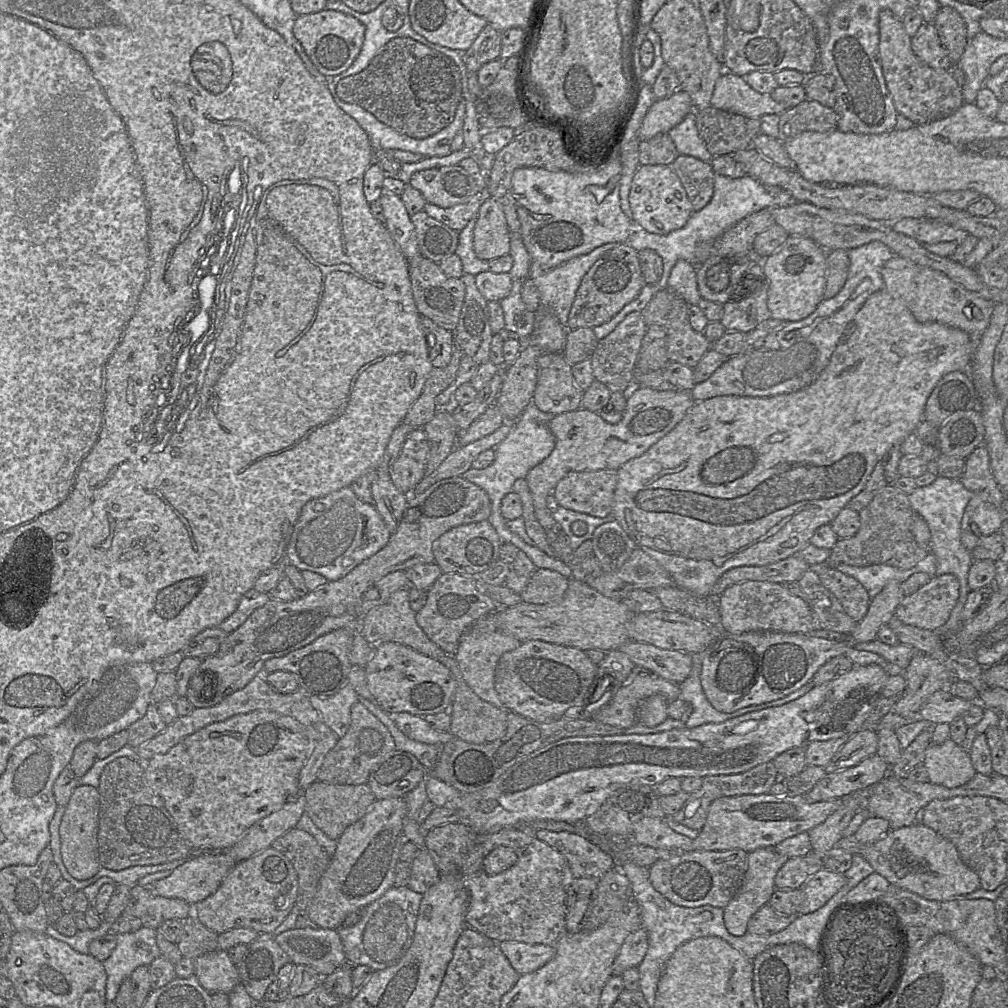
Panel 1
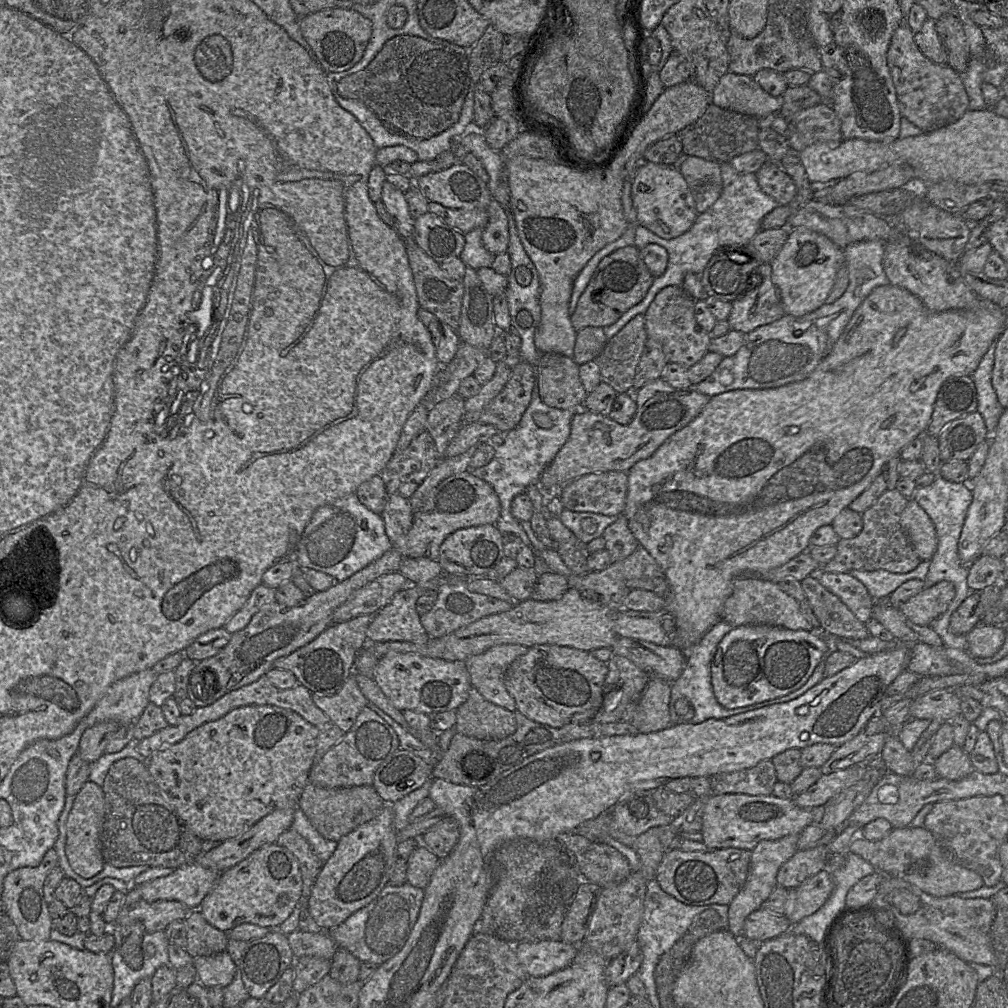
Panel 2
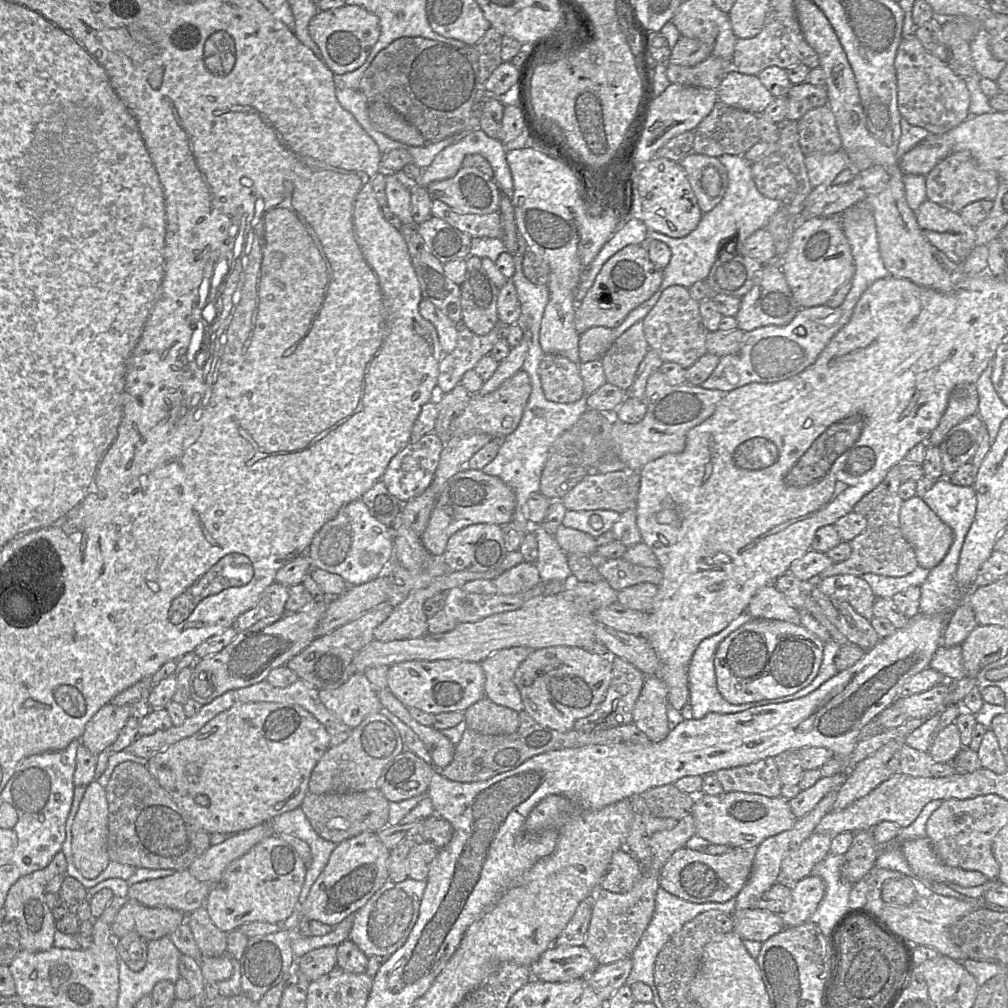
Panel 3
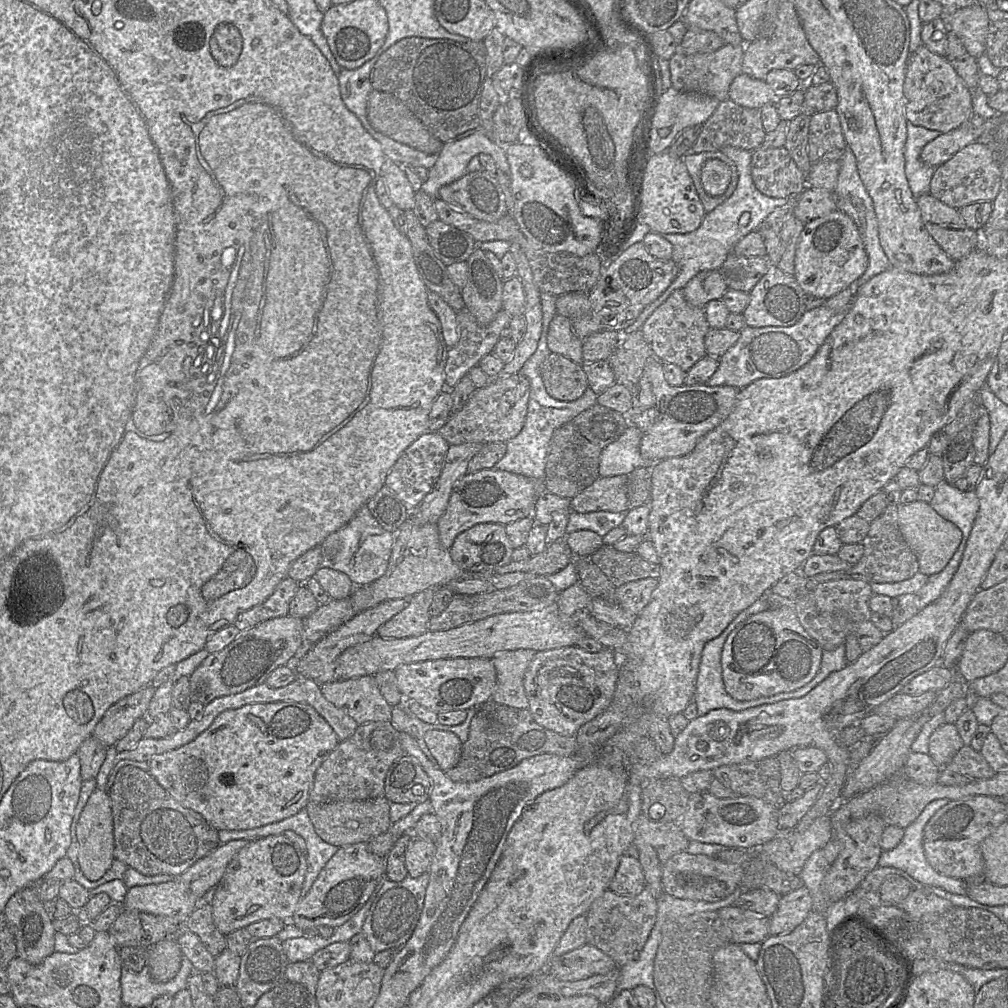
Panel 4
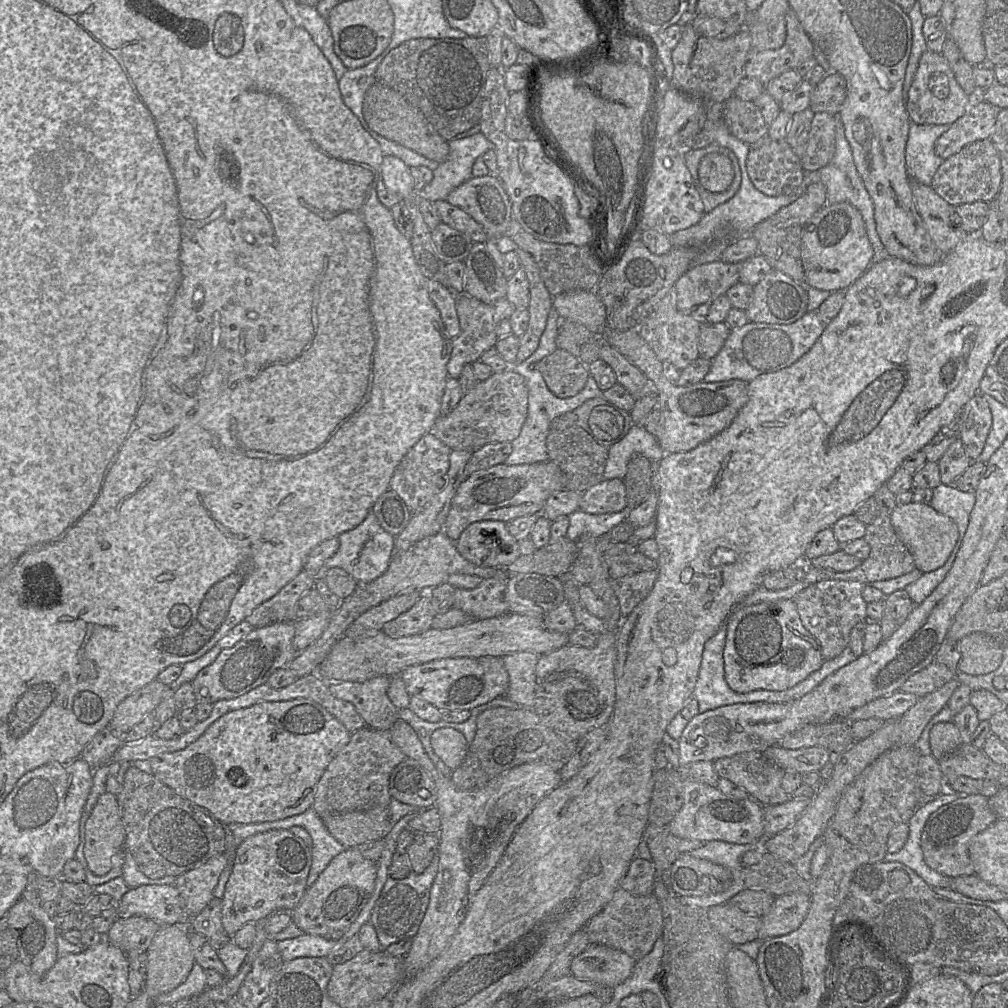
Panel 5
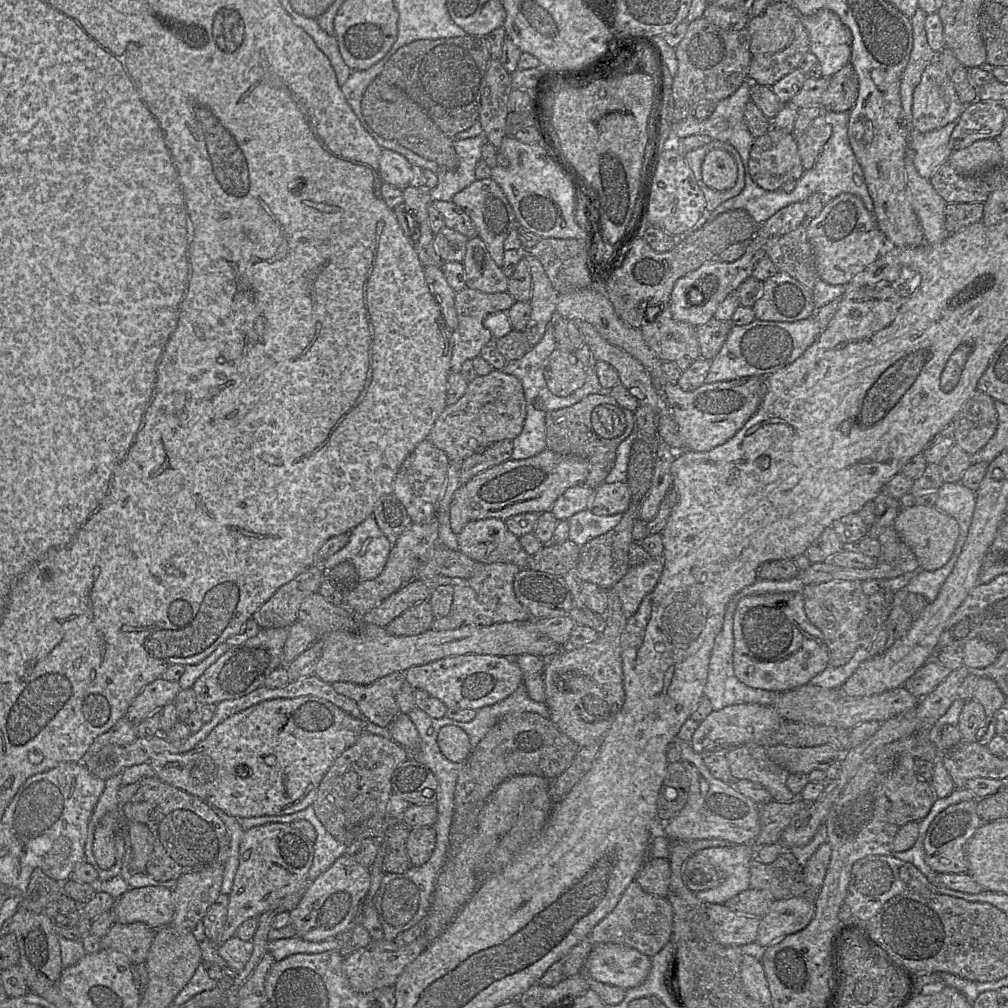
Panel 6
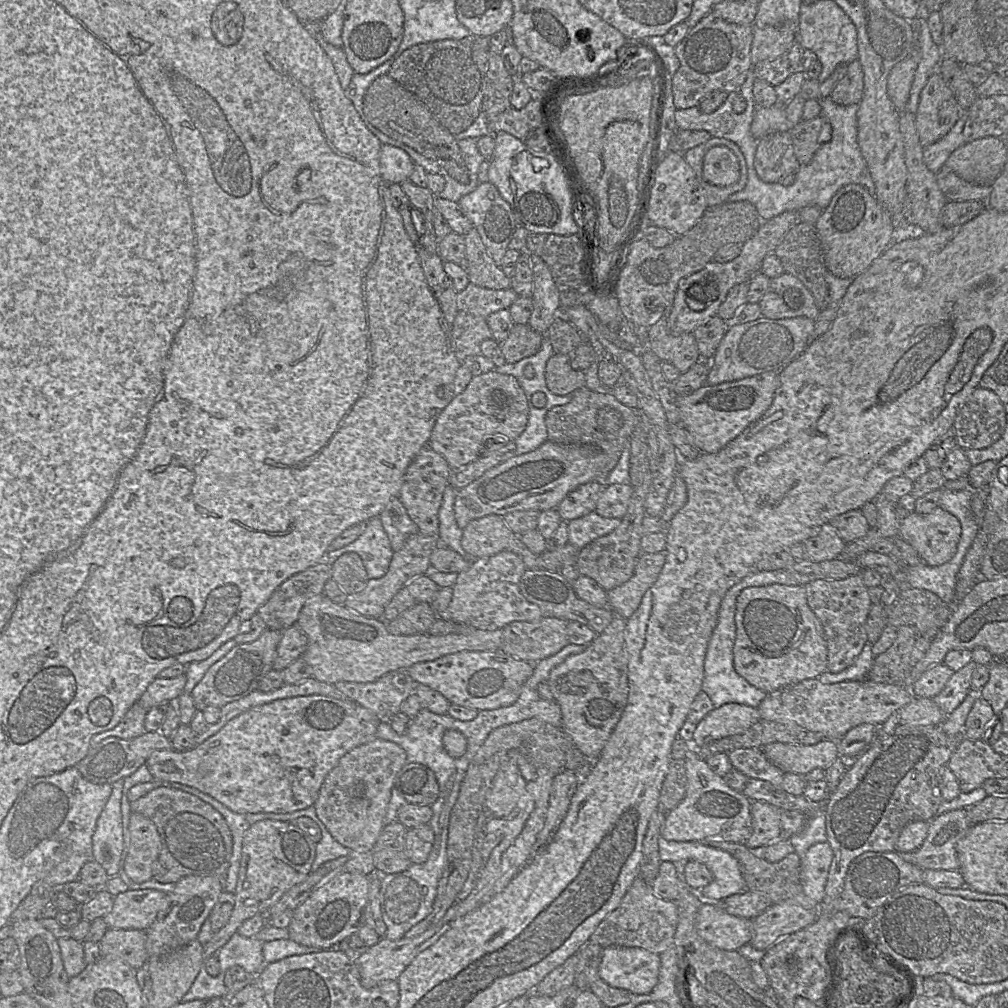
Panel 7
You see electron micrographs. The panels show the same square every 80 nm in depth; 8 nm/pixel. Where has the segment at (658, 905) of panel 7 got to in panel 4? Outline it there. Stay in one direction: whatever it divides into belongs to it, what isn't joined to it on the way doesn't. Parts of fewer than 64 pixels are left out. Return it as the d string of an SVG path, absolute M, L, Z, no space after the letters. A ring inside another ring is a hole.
M647 886L632 897L607 889L593 901L586 913L586 943L610 956L621 967L638 958L655 925L657 911L657 898Z

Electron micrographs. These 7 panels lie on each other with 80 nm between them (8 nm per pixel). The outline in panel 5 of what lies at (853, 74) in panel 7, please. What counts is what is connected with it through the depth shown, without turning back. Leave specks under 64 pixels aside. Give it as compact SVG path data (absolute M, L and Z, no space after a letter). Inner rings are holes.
M828 72L814 86L810 97L809 108L814 113L827 112L838 117L846 97L847 83L845 78L840 73Z

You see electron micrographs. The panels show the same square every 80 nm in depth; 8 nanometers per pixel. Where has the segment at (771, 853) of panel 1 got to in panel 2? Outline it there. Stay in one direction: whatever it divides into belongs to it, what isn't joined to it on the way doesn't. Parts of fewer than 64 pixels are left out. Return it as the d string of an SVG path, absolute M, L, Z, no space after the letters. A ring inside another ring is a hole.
M787 835L776 840L764 840L759 842L751 851L750 869L747 880L729 904L728 910L728 930L735 937L745 937L743 935L744 922L748 915L763 907L772 891L777 886L777 873L780 867L787 862L797 851L799 835Z

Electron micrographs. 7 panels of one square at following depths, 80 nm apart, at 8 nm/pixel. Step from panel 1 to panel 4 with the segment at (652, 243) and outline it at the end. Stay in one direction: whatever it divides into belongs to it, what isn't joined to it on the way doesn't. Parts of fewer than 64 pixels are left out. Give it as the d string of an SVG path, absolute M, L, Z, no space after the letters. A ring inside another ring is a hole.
M724 147L721 152L731 159L739 174L739 181L733 194L713 211L705 214L701 225L693 232L686 234L661 234L673 246L672 260L678 267L678 274L670 286L652 303L647 305L635 321L628 326L621 335L640 330L645 320L660 306L672 292L683 289L686 284L699 272L705 270L719 270L738 241L755 231L760 223L775 209L789 202L786 198L772 198L762 194L754 185L751 176L752 152L735 147Z

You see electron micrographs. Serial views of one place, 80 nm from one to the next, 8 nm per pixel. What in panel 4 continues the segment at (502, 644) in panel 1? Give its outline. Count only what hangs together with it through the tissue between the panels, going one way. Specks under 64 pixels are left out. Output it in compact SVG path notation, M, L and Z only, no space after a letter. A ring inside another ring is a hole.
M518 649L500 652L492 658L497 675L492 701L518 710L528 709L523 679L535 653L531 649Z

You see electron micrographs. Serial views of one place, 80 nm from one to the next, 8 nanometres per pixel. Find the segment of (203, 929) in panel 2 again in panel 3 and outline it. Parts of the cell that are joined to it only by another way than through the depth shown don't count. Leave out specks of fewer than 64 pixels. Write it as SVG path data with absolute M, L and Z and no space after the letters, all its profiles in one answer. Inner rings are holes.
M204 906L186 915L186 923L203 957L218 957L226 954L227 933L214 925Z

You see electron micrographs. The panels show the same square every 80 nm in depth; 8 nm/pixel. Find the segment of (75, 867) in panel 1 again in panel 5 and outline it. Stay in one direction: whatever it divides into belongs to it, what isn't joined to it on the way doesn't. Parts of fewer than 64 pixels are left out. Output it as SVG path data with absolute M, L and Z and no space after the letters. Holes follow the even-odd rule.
M105 792L98 798L85 824L83 853L89 870L106 875L112 868L113 857L123 850L125 830L116 796Z

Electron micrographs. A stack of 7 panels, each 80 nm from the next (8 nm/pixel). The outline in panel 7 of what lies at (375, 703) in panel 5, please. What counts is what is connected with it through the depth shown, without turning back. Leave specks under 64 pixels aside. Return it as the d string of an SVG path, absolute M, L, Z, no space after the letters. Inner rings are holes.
M405 668L389 672L370 683L334 684L348 700L370 710L383 723L389 723L400 712L402 702L414 693L416 685Z

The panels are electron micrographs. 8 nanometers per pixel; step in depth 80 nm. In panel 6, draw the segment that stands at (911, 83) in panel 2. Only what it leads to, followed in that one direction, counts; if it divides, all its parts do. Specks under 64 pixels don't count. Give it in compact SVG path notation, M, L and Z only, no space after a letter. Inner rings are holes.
M930 63L913 92L911 130L927 133L957 121L964 111L951 79L938 63Z

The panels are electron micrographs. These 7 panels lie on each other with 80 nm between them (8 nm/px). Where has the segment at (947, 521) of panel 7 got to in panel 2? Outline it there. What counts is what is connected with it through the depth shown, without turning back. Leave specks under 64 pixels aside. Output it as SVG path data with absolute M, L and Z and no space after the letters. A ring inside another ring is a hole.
M913 499L901 514L900 525L919 558L931 560L937 549L935 526L925 510Z

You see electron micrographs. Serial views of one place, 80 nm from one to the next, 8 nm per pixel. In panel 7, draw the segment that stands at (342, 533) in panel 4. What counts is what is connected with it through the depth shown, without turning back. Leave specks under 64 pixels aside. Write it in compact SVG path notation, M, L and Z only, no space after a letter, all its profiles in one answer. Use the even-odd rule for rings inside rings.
M379 517L371 518L364 532L354 542L328 551L324 562L332 566L346 553L356 553L361 557L369 579L378 579L387 573L394 551Z

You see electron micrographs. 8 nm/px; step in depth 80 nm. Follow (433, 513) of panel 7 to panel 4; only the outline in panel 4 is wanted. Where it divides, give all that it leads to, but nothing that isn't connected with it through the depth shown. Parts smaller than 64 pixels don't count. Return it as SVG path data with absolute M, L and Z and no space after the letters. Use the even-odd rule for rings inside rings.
M438 432L424 433L409 445L386 476L385 486L393 491L409 511L415 511L439 478L450 444Z

